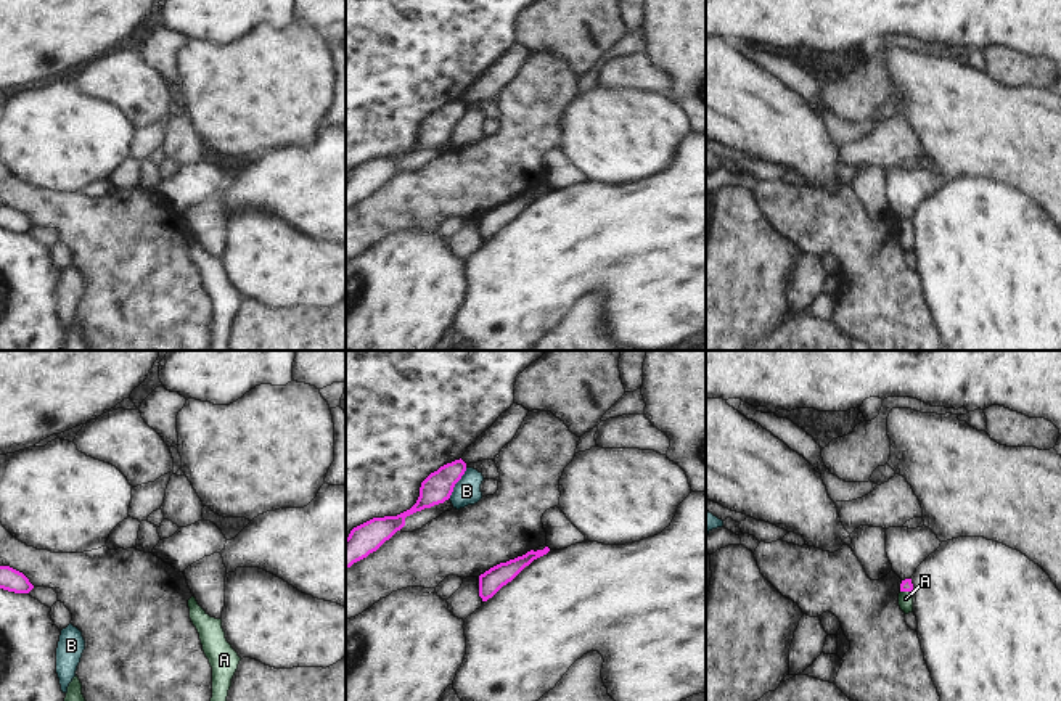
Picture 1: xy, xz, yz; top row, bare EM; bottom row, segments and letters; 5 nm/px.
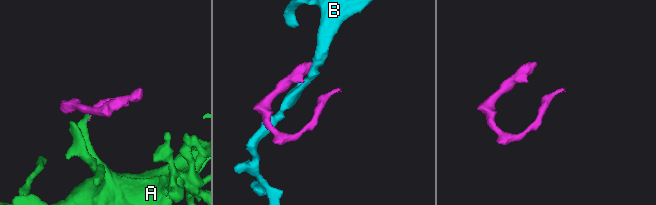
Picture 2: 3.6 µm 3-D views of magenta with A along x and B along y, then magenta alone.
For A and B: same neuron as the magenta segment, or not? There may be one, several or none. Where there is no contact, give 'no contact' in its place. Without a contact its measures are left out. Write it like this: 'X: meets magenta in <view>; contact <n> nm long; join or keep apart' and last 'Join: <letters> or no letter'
A: meets magenta in yz; contact 70 nm long; join
B: meets magenta in xz; contact 180 nm long; keep apart
Join: A

